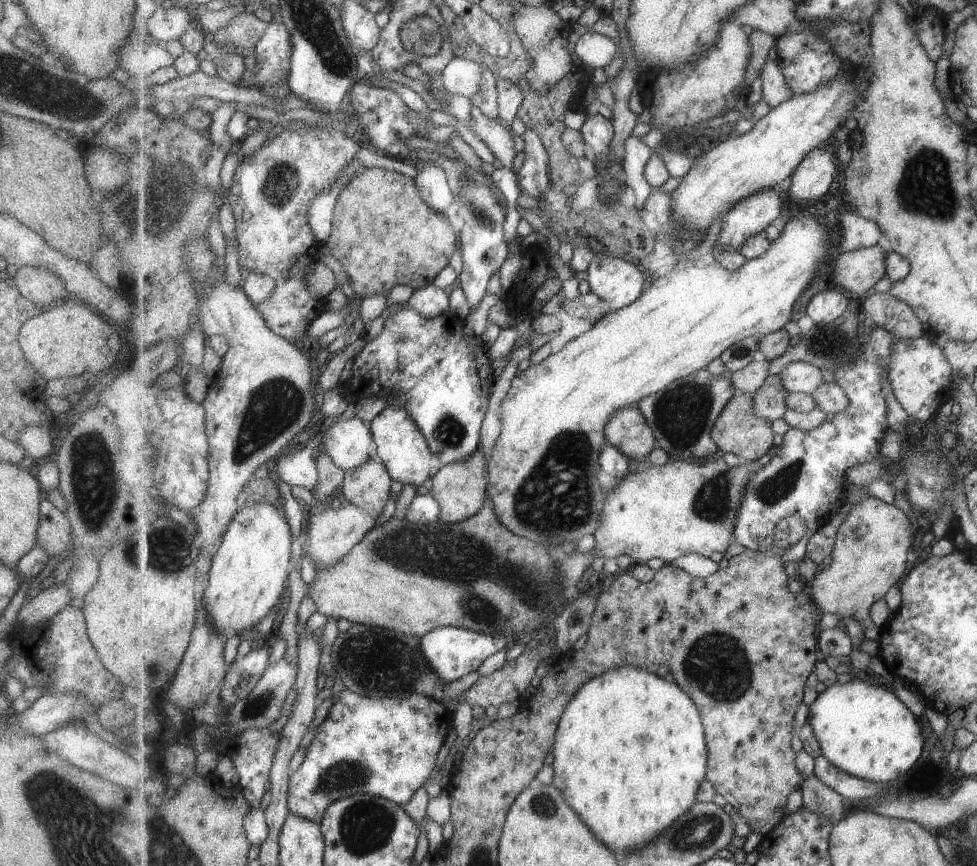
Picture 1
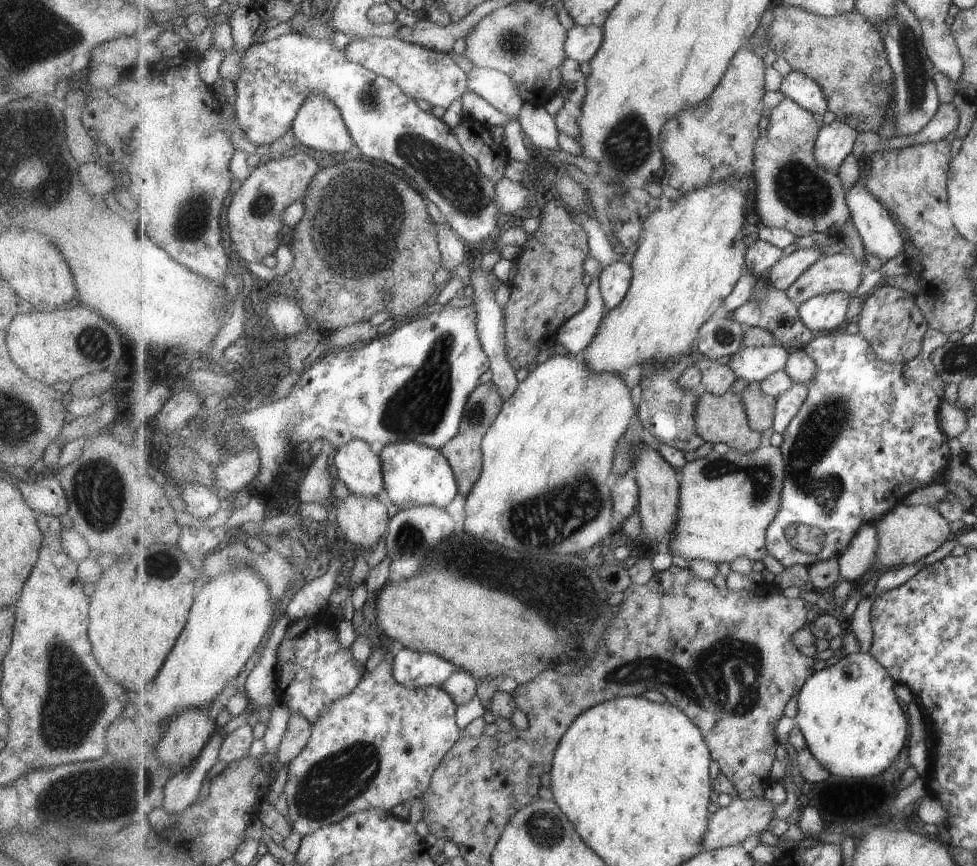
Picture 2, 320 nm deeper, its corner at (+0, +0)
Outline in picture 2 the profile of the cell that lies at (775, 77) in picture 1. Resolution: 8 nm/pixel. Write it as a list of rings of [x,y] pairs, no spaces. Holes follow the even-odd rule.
[[[785,96],[783,100],[772,109],[769,116],[769,126],[762,131],[756,146],[756,168],[753,176],[756,181],[756,210],[759,220],[765,227],[777,227],[795,234],[796,237],[811,234],[811,232],[823,232],[835,234],[842,238],[841,232],[833,232],[835,226],[839,231],[845,228],[845,224],[852,220],[845,188],[841,184],[839,174],[819,164],[816,157],[816,140],[820,130],[824,127],[823,118],[813,114],[809,109],[803,108],[796,100]]]

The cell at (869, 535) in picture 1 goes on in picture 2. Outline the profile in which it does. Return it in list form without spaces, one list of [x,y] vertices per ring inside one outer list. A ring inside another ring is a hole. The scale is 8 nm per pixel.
[[[898,504],[876,522],[876,527],[880,536],[880,547],[874,566],[882,572],[887,568],[902,567],[923,560],[925,556],[941,548],[941,544],[947,540],[951,532],[947,520],[943,520],[936,506],[931,505]]]

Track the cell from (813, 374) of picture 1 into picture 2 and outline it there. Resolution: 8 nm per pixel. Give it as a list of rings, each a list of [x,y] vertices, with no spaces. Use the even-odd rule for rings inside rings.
[[[777,343],[758,347],[741,347],[737,353],[730,356],[728,364],[738,378],[749,383],[761,382],[777,371],[784,370],[791,349]]]

